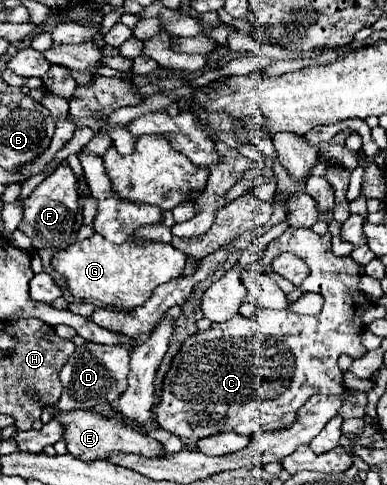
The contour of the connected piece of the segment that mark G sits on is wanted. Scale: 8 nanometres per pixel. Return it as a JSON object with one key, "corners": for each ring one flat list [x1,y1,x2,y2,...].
{"corners":[[98,233,86,241,76,241,68,245,64,251,58,251,52,257,52,267,66,279,68,291,72,293,74,299,124,311,144,305,158,285,164,285,166,281,180,277,184,265,186,255,174,249,172,245,162,243,134,245,134,241,114,245]]}

